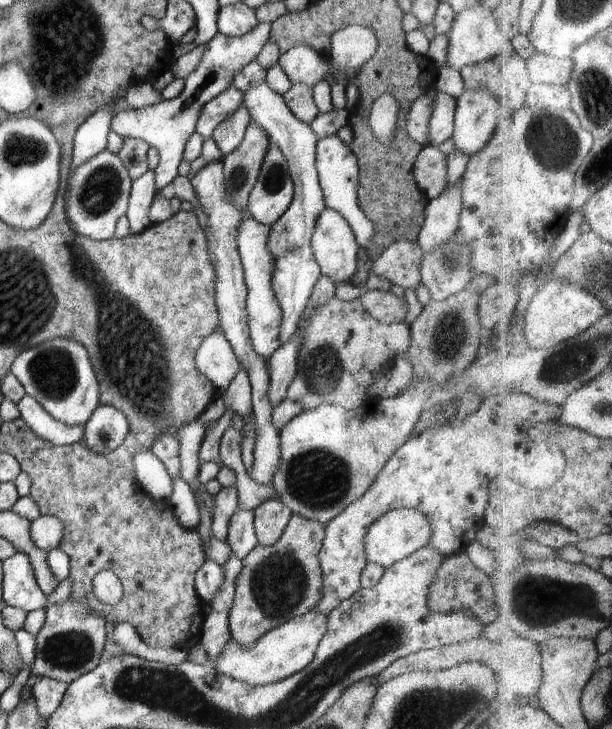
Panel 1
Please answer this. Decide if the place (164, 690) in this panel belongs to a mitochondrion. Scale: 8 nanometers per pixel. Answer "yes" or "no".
yes

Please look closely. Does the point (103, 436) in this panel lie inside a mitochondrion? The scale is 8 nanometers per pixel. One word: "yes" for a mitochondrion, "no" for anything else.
yes

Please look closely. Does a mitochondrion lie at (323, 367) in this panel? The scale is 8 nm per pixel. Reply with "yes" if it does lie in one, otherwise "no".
yes

